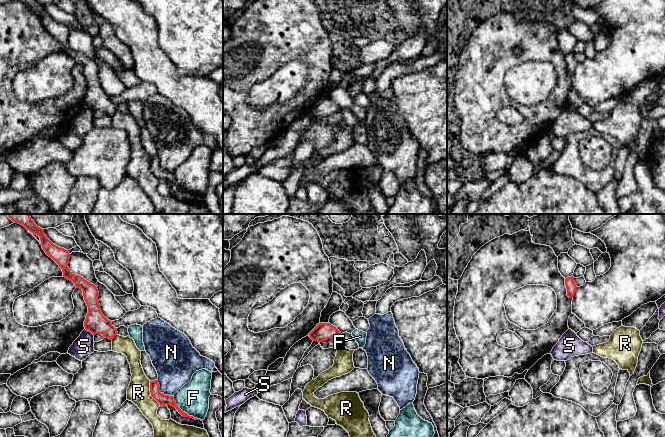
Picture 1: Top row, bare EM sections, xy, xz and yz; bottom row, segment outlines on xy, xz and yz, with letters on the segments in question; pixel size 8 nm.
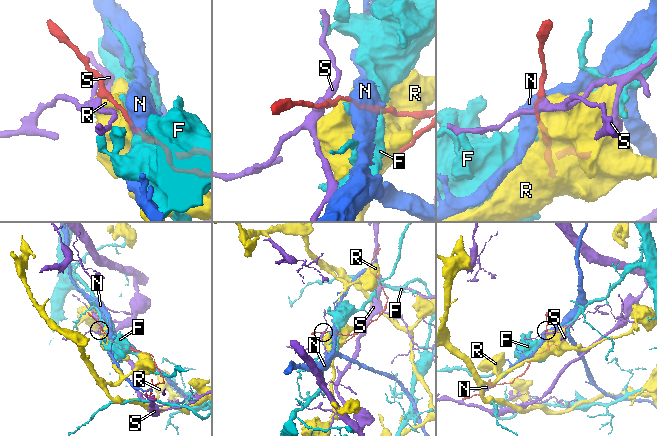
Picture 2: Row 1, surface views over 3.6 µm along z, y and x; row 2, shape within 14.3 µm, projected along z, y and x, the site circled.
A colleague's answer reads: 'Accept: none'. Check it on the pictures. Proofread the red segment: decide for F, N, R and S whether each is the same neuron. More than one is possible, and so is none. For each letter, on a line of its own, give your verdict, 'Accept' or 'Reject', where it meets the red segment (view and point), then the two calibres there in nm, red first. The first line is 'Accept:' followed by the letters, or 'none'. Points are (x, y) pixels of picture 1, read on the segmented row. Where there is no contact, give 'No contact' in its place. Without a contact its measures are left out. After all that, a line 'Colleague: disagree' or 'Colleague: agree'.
Accept: none
F: Reject. Touches red at xy (184, 412). Thickness 90 nm (red) against 260 nm
N: Reject. Touches red at xy (160, 391). Thickness 90 nm (red) against 320 nm
R: Reject. Touches red at xy (150, 392). Thickness 90 nm (red) against 180 nm
S: Reject. Touches red at xy (89, 331). Thickness 170 nm (red) against 170 nm
Colleague: agree

